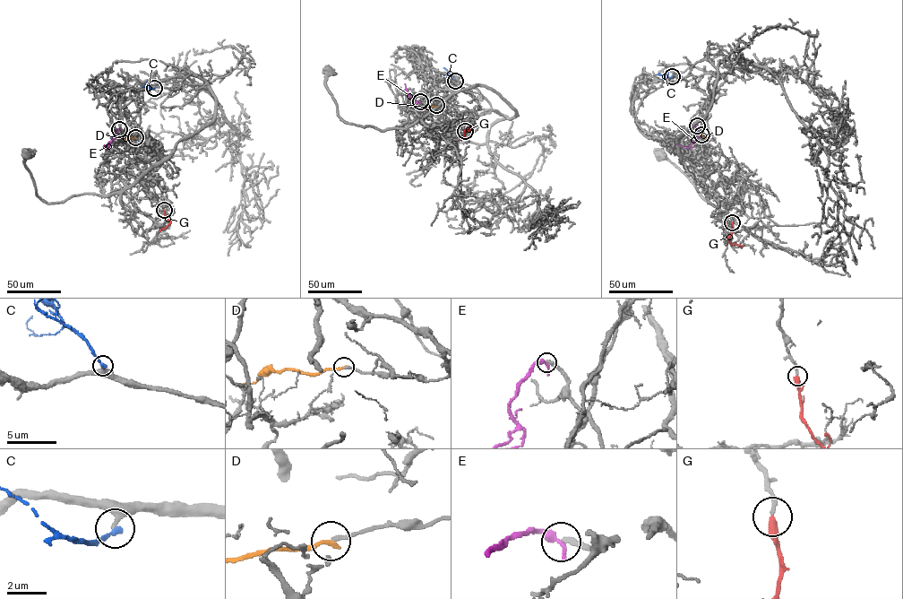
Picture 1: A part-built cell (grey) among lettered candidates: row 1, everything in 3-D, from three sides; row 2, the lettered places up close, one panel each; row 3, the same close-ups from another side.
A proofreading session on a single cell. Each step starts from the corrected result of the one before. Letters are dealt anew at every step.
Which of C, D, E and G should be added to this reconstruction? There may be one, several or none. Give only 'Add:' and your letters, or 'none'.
Add: G

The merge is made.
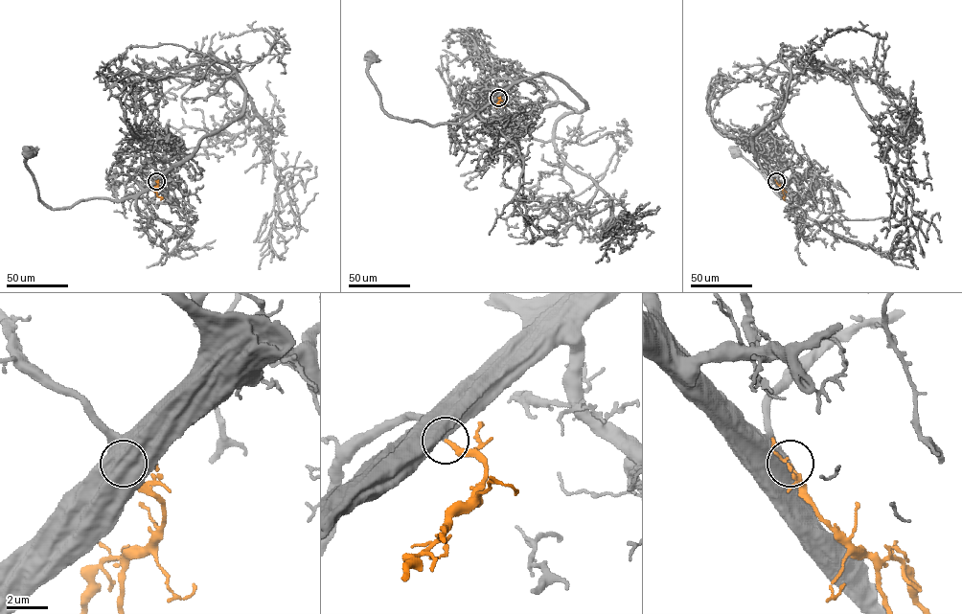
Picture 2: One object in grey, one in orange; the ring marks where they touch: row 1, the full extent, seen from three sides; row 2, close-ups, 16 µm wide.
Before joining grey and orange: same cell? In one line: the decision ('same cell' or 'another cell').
same cell

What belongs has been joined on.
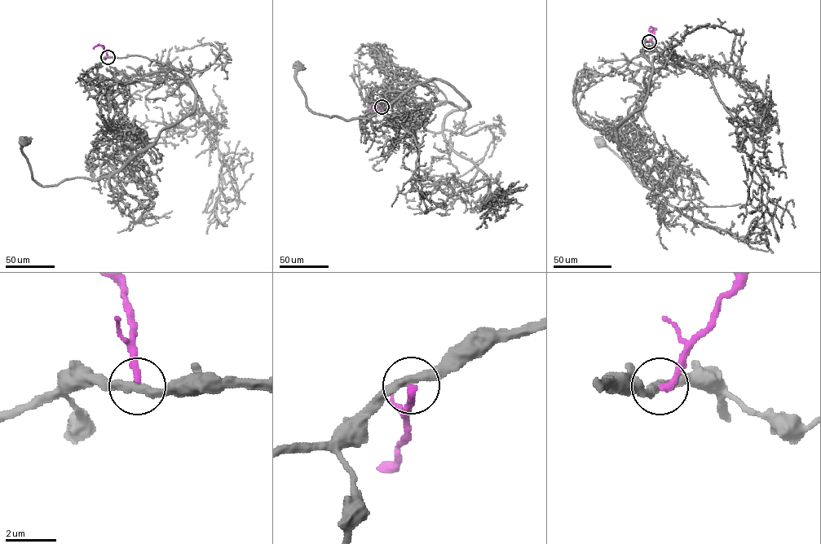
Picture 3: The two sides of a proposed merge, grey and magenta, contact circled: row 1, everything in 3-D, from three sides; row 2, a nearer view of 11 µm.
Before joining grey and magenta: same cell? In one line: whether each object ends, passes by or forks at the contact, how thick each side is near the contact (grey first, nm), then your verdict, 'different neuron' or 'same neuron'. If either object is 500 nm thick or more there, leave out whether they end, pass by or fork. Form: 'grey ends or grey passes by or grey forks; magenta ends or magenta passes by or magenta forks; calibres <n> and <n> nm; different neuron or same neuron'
grey passes by; magenta ends; calibres 360 and 280 nm; different neuron

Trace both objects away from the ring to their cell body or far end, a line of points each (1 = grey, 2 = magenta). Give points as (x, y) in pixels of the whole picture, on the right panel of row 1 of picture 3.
1: (649, 41), (648, 95), (616, 138), (644, 177), (664, 186), (660, 195), (599, 142)
2: (649, 41), (653, 35), (649, 30), (651, 27), (651, 32)

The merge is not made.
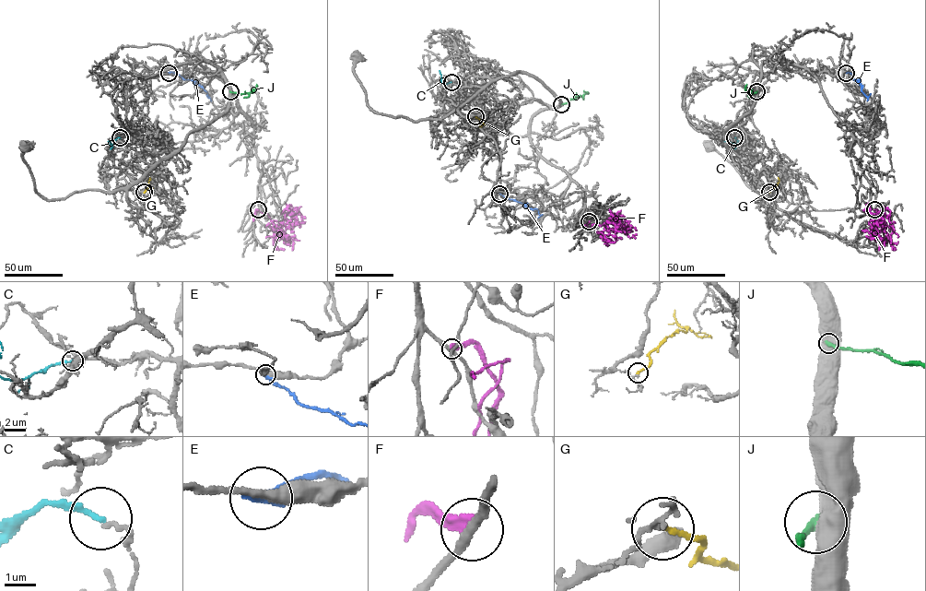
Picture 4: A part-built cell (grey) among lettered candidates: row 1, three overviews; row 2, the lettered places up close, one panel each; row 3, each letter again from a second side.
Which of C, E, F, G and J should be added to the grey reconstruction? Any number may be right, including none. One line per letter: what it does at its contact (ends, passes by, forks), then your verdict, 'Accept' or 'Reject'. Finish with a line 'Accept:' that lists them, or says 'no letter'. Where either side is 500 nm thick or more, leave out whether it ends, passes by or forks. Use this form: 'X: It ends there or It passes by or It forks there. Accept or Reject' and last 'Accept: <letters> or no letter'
C: It ends there. Reject
E: It ends there. Reject
F: It ends there. Reject
G: It ends there. Reject
J: Reject
Accept: no letter

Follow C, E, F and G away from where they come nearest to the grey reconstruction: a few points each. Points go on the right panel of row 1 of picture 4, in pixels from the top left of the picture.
C: (734, 137), (736, 144), (723, 141)
E: (846, 72), (859, 82), (866, 96), (870, 93)
F: (874, 210), (879, 214), (881, 211), (876, 213), (877, 221), (883, 222), (881, 214), (888, 208), (891, 223)
G: (769, 192), (776, 186), (779, 177)

